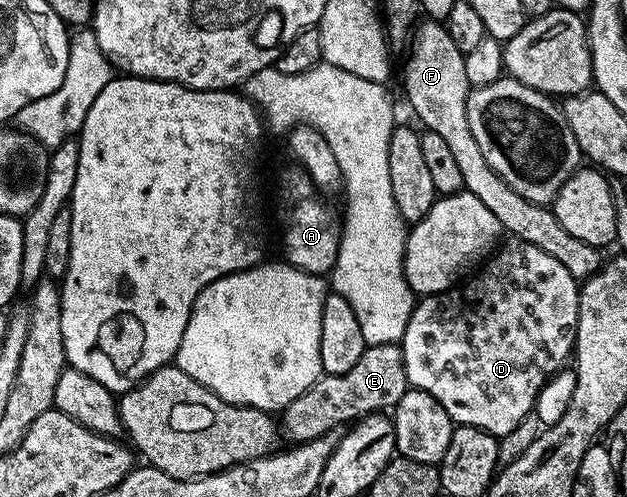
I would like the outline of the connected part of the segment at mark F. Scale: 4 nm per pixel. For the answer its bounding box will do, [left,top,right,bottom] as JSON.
[405,20,603,280]

